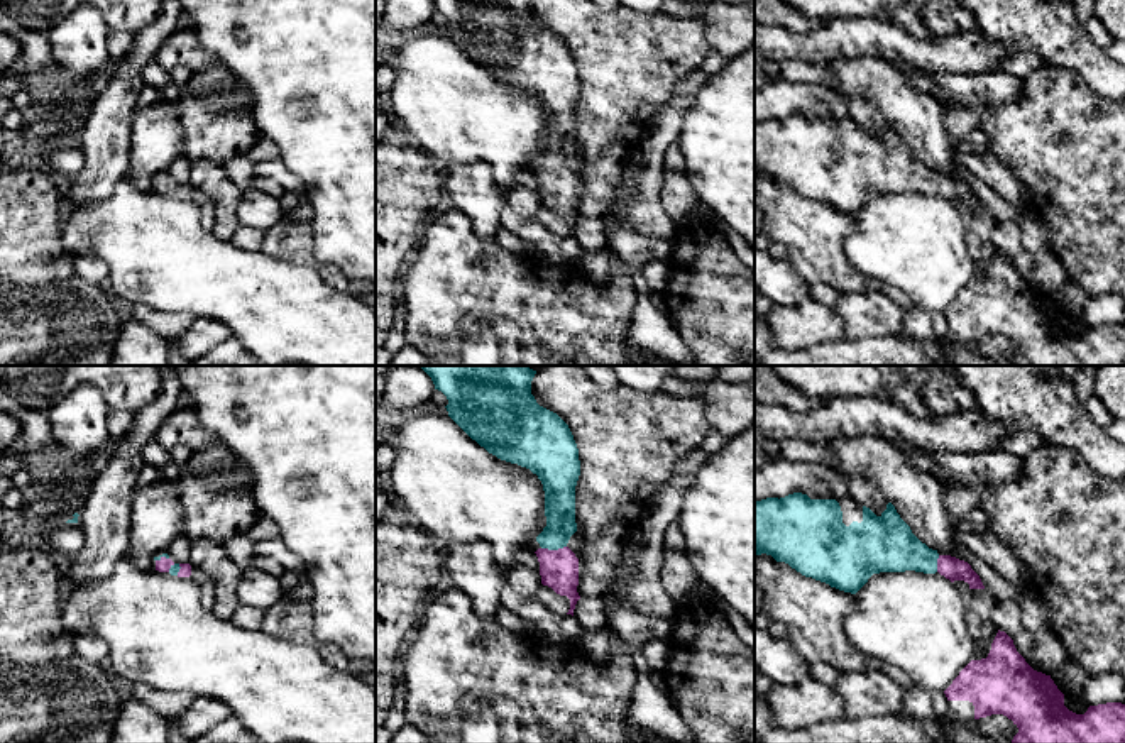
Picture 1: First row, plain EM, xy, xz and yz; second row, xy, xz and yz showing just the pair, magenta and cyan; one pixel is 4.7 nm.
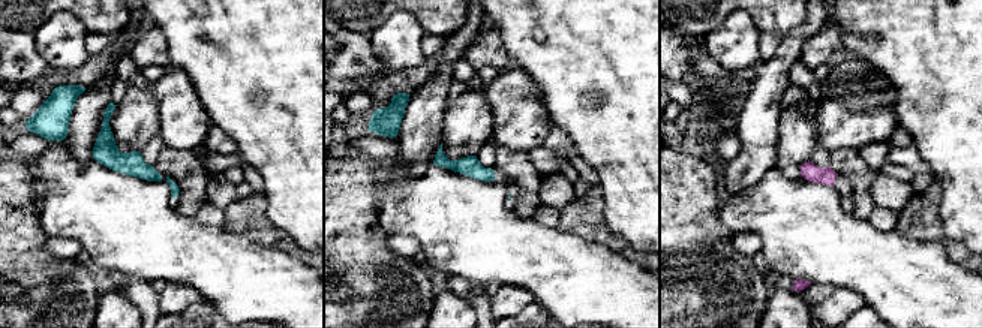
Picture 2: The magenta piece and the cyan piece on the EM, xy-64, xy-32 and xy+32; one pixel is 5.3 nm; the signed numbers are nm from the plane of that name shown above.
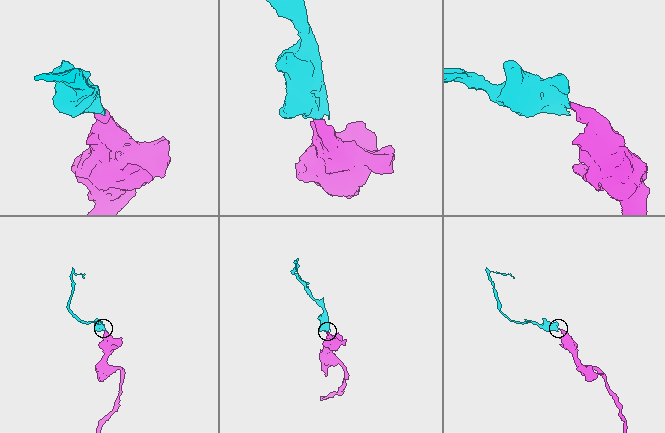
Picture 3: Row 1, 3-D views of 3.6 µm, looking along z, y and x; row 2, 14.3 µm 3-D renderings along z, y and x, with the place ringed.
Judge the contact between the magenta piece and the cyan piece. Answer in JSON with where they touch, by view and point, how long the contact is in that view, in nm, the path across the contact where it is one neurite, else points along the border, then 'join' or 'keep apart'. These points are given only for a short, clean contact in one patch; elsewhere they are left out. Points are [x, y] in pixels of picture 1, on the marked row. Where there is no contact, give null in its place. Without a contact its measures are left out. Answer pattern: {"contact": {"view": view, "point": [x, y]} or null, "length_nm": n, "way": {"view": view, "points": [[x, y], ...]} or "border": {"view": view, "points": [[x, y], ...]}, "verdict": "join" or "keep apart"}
{"contact": {"view": "xz", "point": [554, 550]}, "length_nm": 120, "way": {"view": "xz", "points": [[559, 569], [554, 550], [559, 498]]}, "verdict": "join"}

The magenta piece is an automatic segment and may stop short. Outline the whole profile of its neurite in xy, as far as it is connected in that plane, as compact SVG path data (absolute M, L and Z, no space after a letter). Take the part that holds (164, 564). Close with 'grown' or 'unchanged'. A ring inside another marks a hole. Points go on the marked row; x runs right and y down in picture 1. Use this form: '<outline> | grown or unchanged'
M167 553L154 557L154 560L156 560L156 570L159 570L159 572L169 572L171 575L178 575L178 577L191 575L189 564L174 564Z | grown

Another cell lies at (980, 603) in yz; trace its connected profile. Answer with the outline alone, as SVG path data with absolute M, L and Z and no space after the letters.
M986 589L968 591L969 635L976 652L988 650L998 633L998 628L991 621L996 603Z

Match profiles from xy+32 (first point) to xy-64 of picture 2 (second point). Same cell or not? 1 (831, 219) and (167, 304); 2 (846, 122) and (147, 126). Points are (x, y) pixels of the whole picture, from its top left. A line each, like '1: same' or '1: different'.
1: different
2: different

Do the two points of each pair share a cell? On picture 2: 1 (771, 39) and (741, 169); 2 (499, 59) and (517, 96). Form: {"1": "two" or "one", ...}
{"1": "two", "2": "two"}

